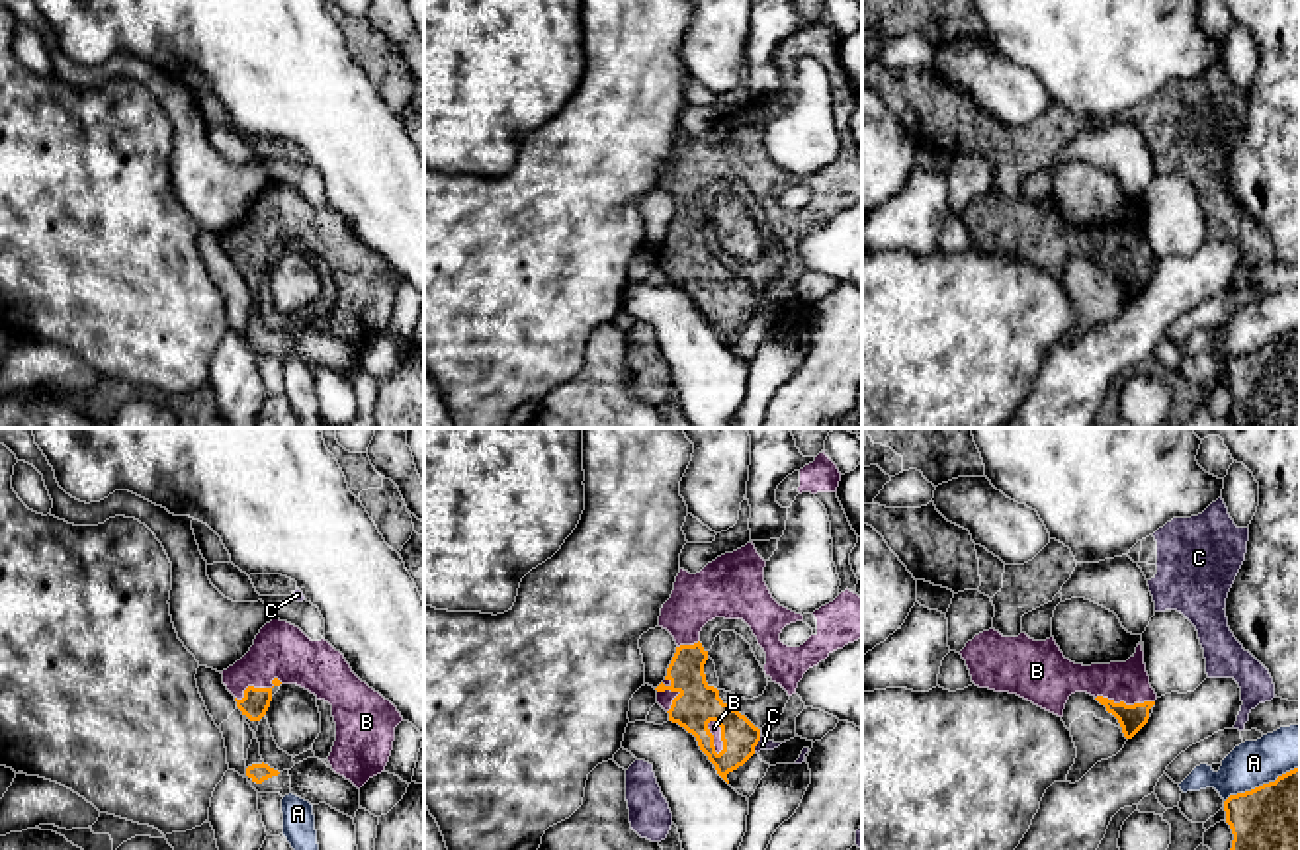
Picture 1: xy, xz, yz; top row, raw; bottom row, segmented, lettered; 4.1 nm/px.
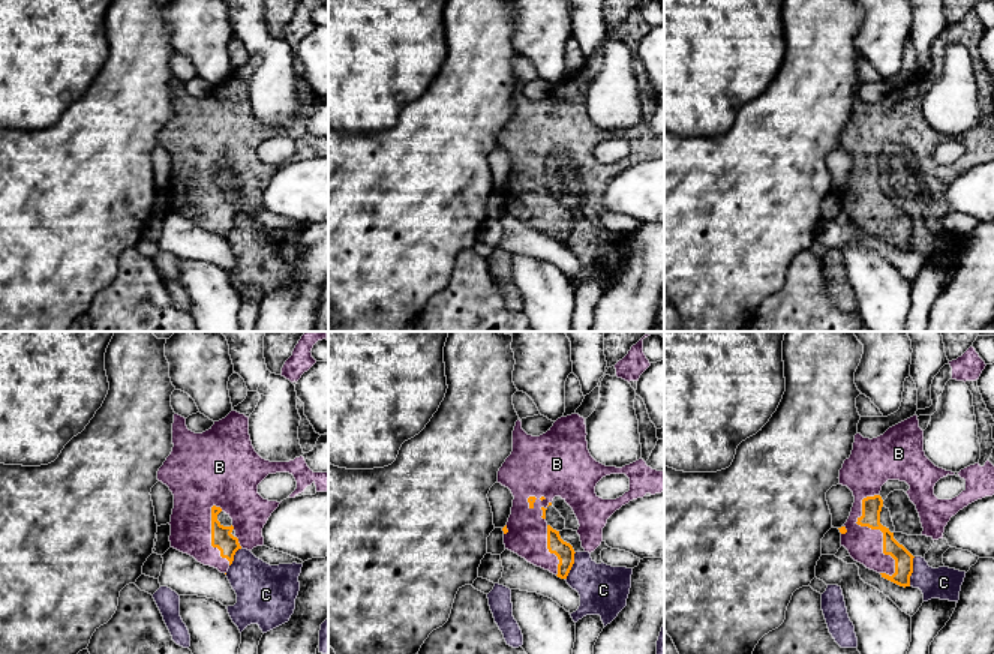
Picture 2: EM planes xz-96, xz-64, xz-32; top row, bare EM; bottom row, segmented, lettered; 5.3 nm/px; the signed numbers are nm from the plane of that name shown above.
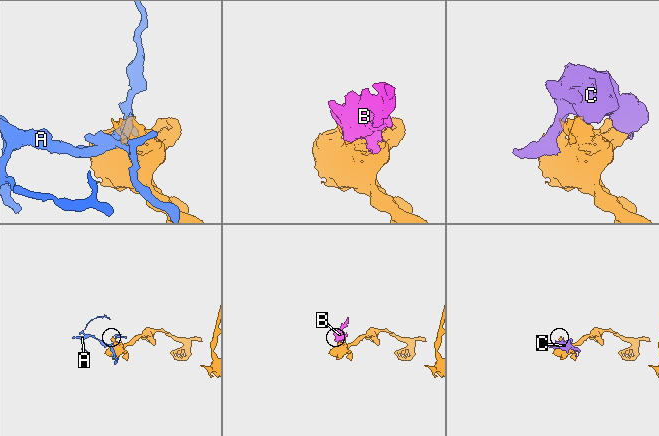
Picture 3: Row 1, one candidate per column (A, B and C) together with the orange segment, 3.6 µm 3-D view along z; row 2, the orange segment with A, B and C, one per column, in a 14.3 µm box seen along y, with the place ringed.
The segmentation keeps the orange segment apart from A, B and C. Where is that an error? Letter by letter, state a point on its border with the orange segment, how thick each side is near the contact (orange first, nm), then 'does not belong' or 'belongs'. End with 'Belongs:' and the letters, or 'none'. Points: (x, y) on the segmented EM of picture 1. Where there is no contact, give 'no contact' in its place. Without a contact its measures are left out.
A: yz (1263, 784) | 320/190 nm | does not belong
B: xz (712, 737) | 170/50 nm | belongs
C: xz (759, 739) | 150/50 nm | does not belong
Belongs: B

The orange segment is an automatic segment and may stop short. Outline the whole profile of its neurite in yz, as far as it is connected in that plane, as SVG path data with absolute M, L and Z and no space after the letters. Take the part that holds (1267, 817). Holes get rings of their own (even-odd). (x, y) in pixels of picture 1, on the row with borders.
M1300 766L1224 801L1234 840L1230 850L1300 850Z

